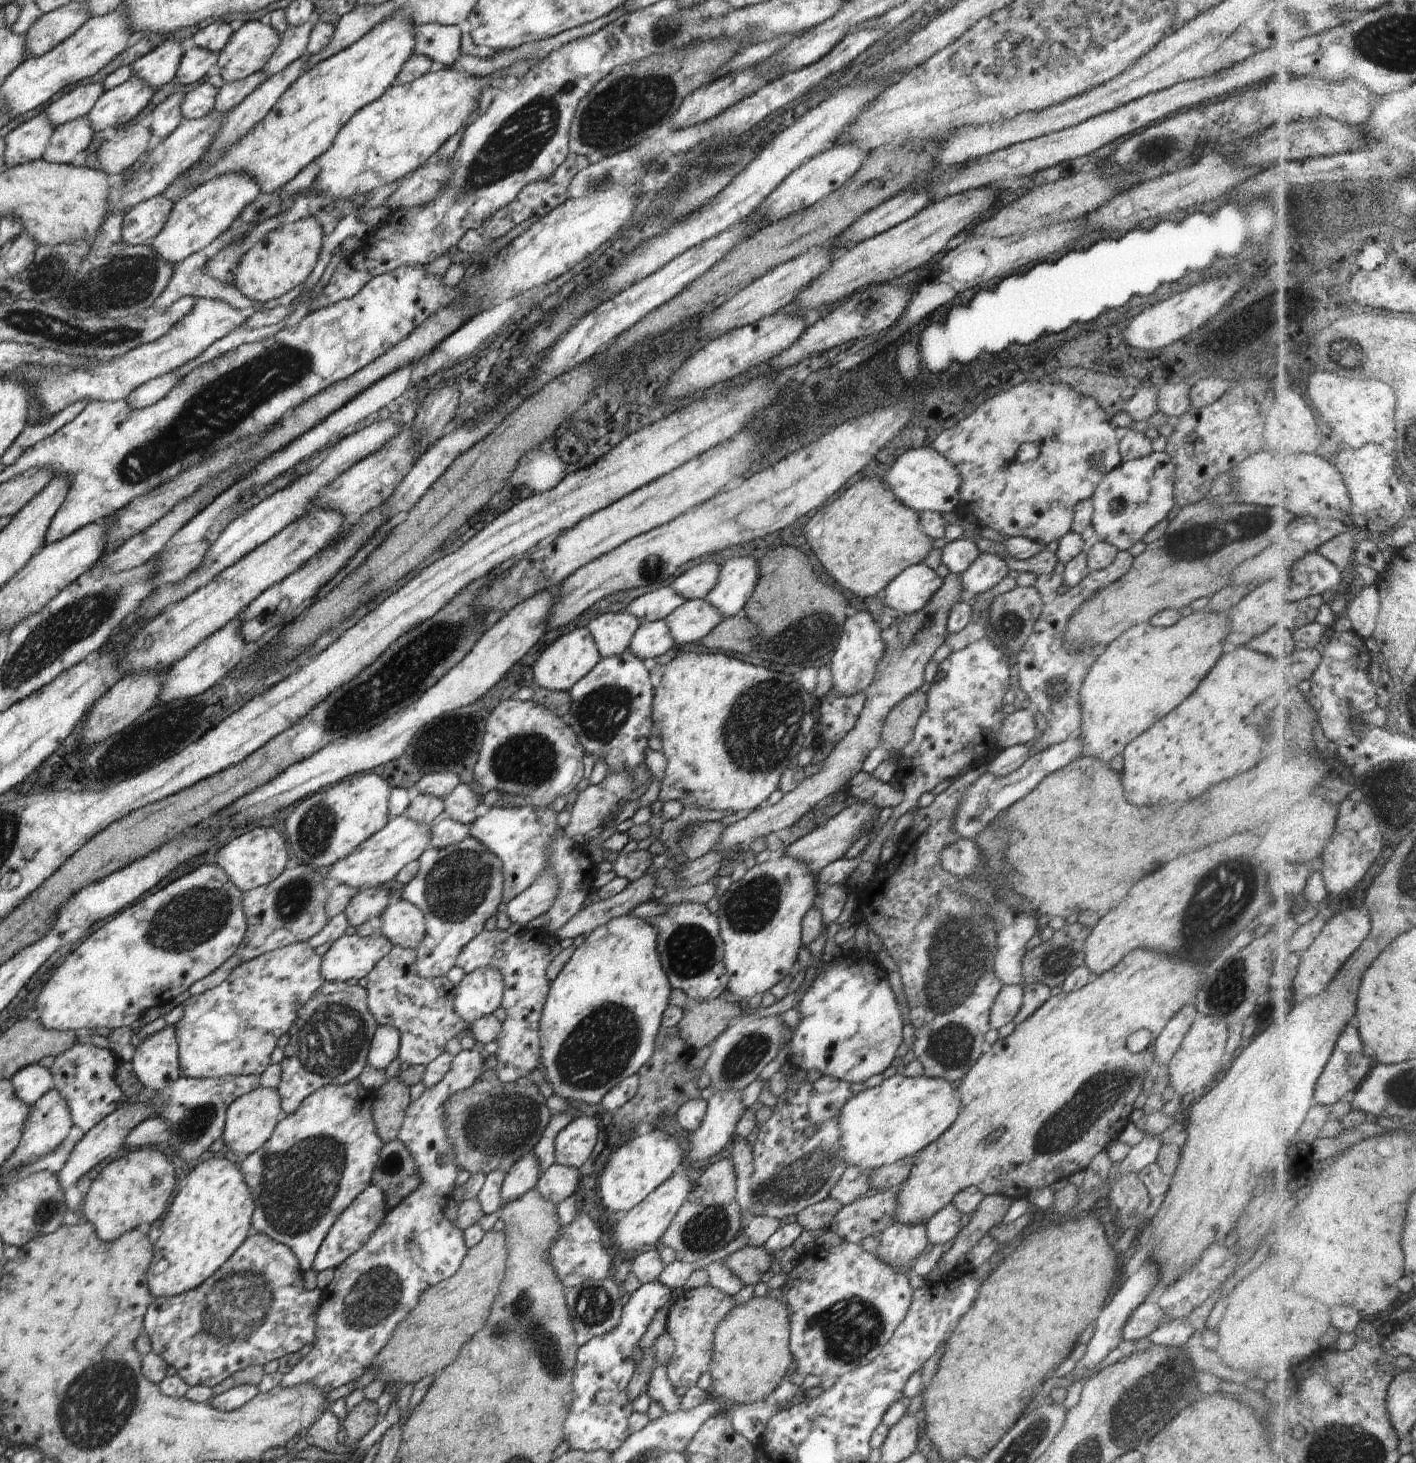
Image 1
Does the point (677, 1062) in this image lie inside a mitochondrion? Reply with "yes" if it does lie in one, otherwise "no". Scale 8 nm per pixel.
yes

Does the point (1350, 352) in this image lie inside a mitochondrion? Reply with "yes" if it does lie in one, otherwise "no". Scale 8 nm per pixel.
yes

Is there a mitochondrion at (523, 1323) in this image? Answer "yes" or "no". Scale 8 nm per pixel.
yes

